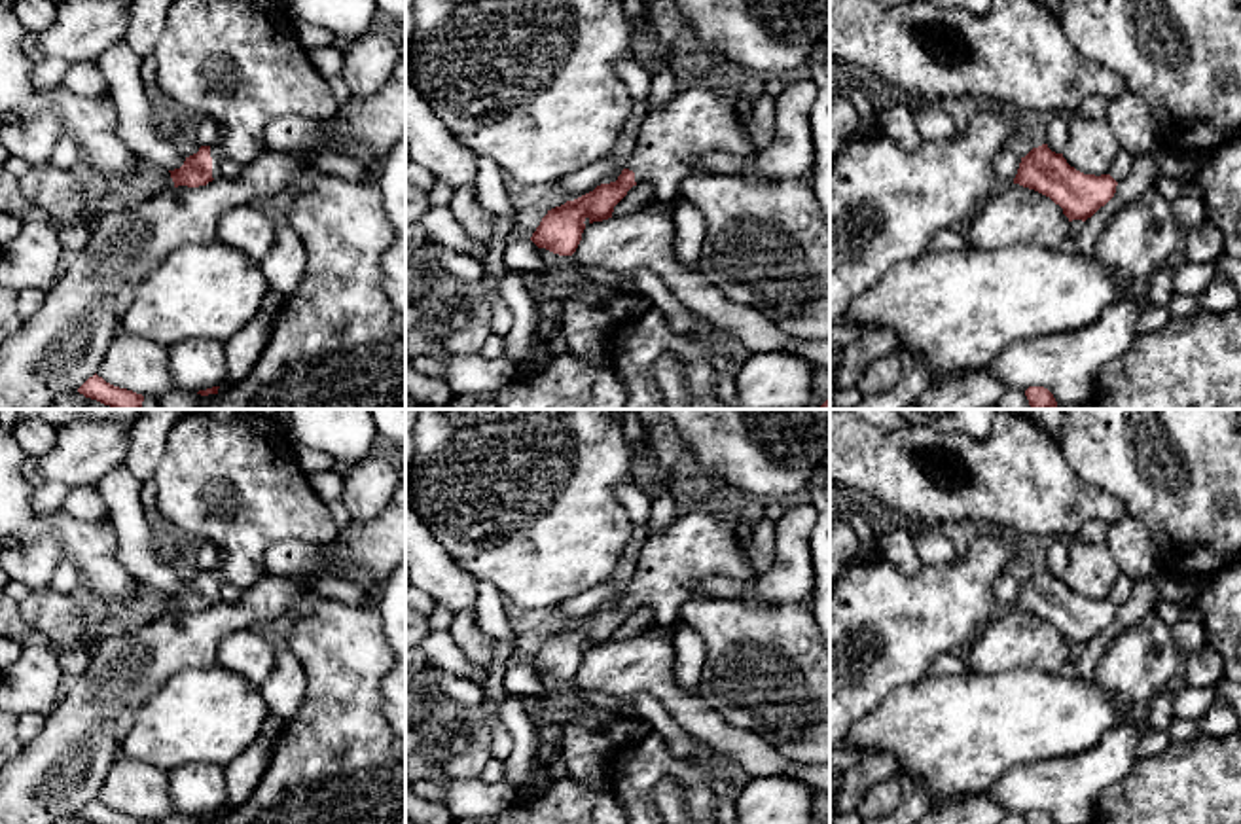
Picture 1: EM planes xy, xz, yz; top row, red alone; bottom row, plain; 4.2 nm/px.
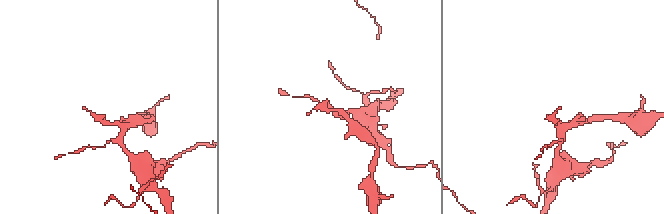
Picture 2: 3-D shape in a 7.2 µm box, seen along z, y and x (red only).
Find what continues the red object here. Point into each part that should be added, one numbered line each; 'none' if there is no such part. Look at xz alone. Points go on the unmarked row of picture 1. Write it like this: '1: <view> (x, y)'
1: xz (698, 544)

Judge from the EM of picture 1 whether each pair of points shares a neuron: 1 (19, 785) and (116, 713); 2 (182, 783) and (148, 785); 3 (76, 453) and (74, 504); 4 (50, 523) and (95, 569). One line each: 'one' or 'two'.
1: one
2: two
3: two
4: one

